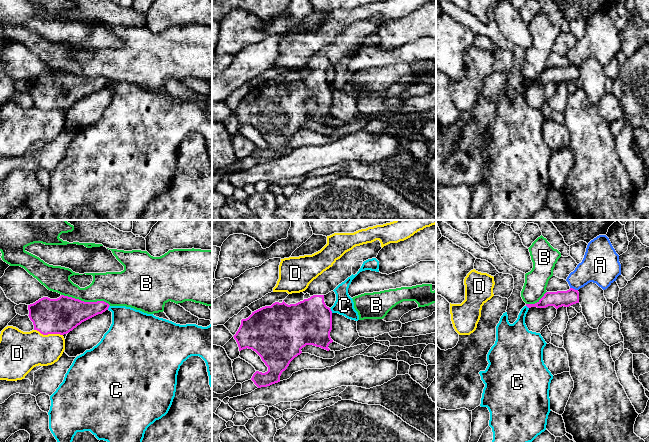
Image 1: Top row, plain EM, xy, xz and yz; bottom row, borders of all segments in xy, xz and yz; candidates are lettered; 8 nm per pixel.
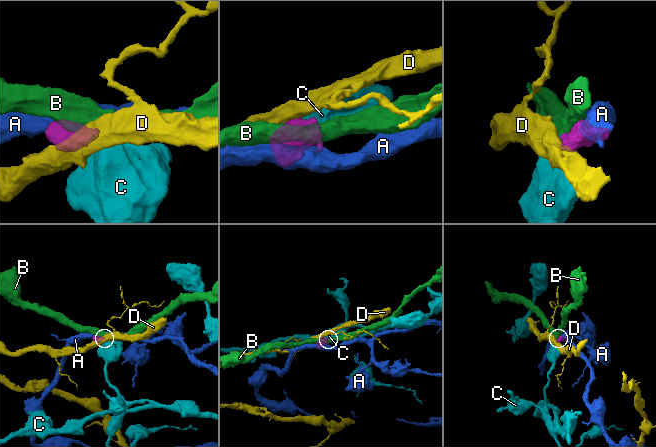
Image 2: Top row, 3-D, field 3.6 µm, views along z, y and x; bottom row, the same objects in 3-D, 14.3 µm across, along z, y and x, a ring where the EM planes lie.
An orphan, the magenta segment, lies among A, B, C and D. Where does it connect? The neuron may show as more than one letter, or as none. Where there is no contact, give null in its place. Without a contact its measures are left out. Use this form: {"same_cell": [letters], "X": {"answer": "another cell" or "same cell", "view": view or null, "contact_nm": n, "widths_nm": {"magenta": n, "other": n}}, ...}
{"same_cell": [], "A": {"answer": "another cell", "view": "yz", "contact_nm": 70, "widths_nm": {"magenta": 130, "other": 240}}, "B": {"answer": "another cell", "view": "xy", "contact_nm": 400, "widths_nm": {"magenta": 280, "other": 260}}, "C": {"answer": "another cell", "view": "xz", "contact_nm": 50, "widths_nm": {"magenta": 360, "other": 160}}, "D": {"answer": "another cell", "view": "xy", "contact_nm": 240, "widths_nm": {"magenta": 280, "other": 320}}}

